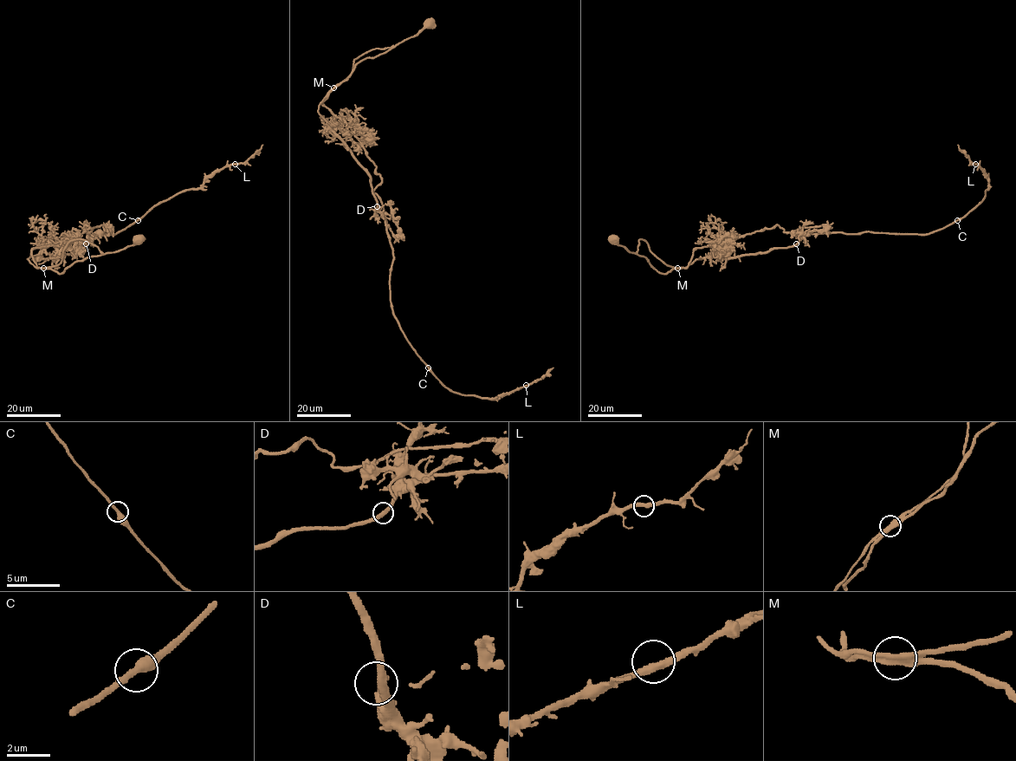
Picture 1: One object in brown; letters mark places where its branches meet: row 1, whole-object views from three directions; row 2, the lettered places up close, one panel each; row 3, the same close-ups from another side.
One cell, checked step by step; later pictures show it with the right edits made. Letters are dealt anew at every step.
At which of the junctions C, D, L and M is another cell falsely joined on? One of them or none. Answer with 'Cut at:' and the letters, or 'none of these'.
Cut at: M

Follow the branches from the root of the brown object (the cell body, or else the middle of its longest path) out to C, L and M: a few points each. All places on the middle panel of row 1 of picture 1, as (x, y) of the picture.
C: (428, 22), (416, 35), (359, 62), (318, 111), (370, 178), (393, 254), (392, 313), (428, 367)
L: (428, 22), (359, 62), (318, 113), (370, 178), (392, 313), (416, 353), (458, 393), (526, 385)
M: (428, 22), (416, 35), (382, 53), (359, 62), (351, 74), (333, 87)

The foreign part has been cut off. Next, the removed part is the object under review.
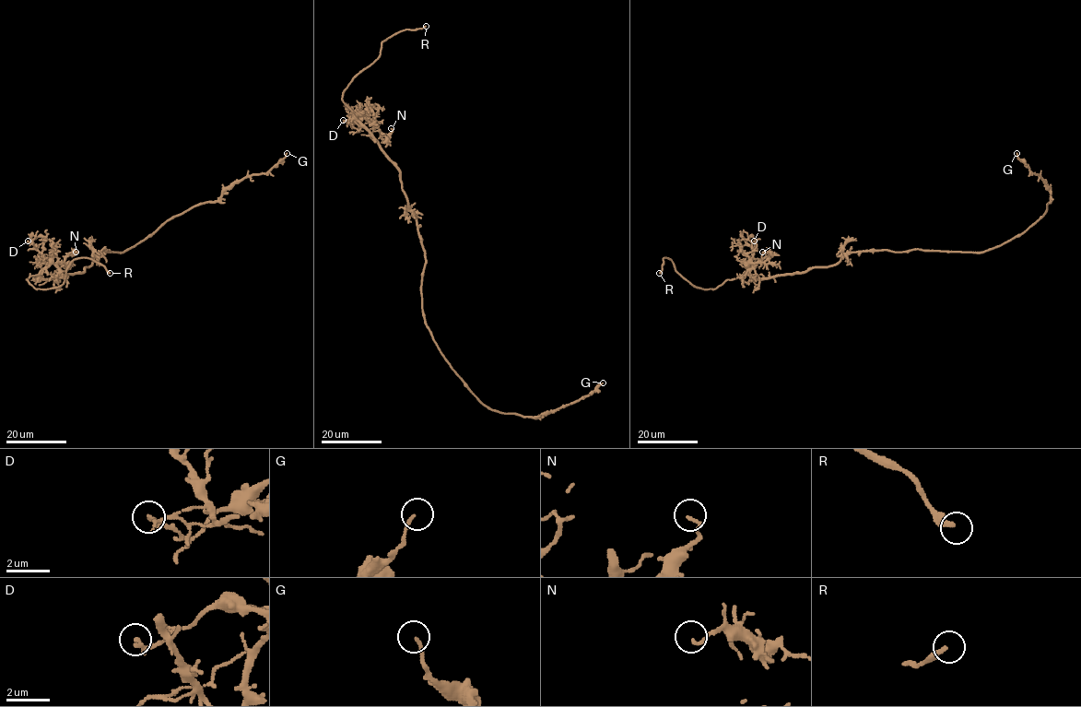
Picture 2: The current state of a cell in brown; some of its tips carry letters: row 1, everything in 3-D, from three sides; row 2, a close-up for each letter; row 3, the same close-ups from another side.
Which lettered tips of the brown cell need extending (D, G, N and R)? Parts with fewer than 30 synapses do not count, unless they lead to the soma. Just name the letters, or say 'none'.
R

